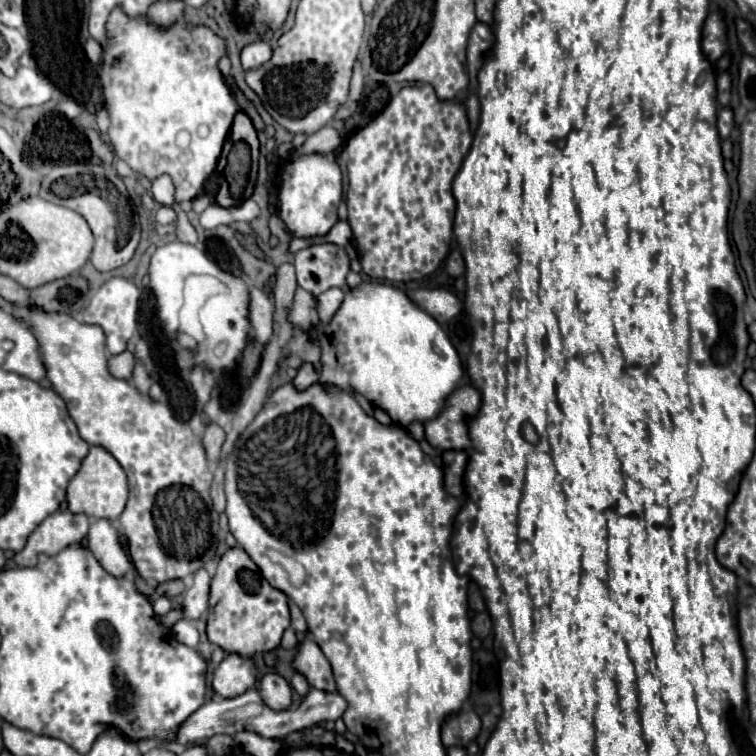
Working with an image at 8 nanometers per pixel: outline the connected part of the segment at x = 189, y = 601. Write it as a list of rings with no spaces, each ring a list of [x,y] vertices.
[[[205,570],[195,572],[193,586],[181,596],[181,606],[173,608],[169,614],[161,618],[165,626],[173,626],[177,620],[199,620],[207,612],[207,600],[209,600],[209,574]]]

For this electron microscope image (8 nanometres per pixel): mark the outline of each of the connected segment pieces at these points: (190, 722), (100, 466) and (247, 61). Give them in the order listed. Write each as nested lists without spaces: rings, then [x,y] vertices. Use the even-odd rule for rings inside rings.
[[[255,688],[247,690],[245,694],[239,694],[235,698],[215,698],[205,702],[197,712],[193,712],[185,724],[179,726],[179,734],[177,734],[177,742],[185,744],[185,742],[199,742],[199,740],[207,740],[215,734],[237,734],[243,730],[251,730],[257,732],[265,738],[285,738],[293,732],[299,732],[303,728],[311,728],[319,722],[325,720],[339,720],[345,710],[349,708],[347,700],[341,694],[331,694],[331,692],[319,692],[317,688],[311,688],[309,694],[303,698],[303,704],[297,710],[291,712],[271,712],[271,708],[267,708],[259,696],[259,692]]]
[[[91,446],[89,454],[83,458],[79,472],[69,482],[67,502],[71,512],[83,512],[93,518],[117,520],[127,504],[127,474],[115,460],[115,456],[101,446]]]
[[[255,40],[241,50],[241,64],[243,68],[257,68],[259,64],[267,62],[271,58],[271,46],[265,40]]]

